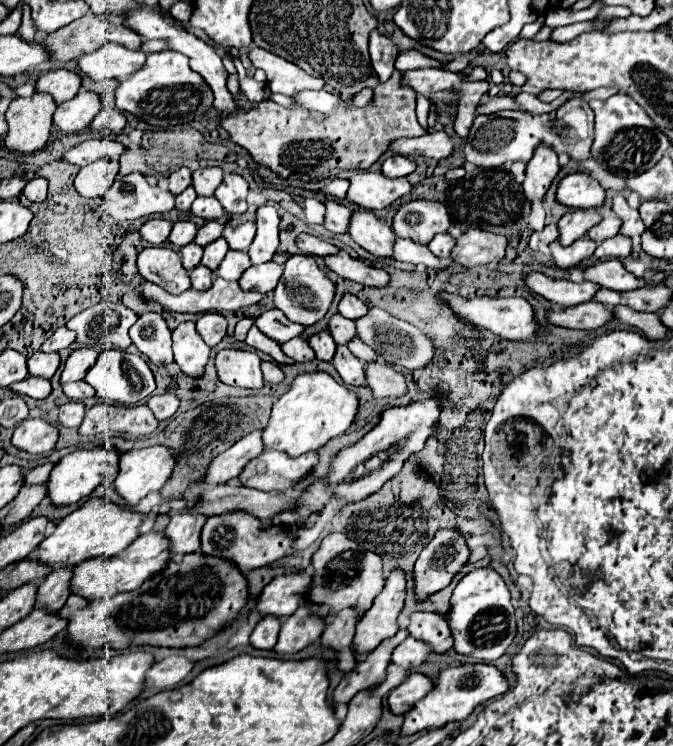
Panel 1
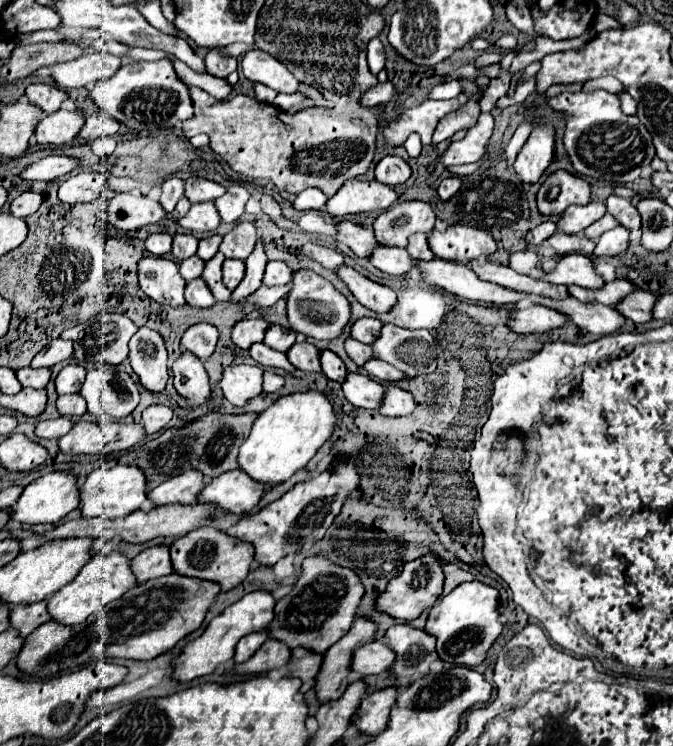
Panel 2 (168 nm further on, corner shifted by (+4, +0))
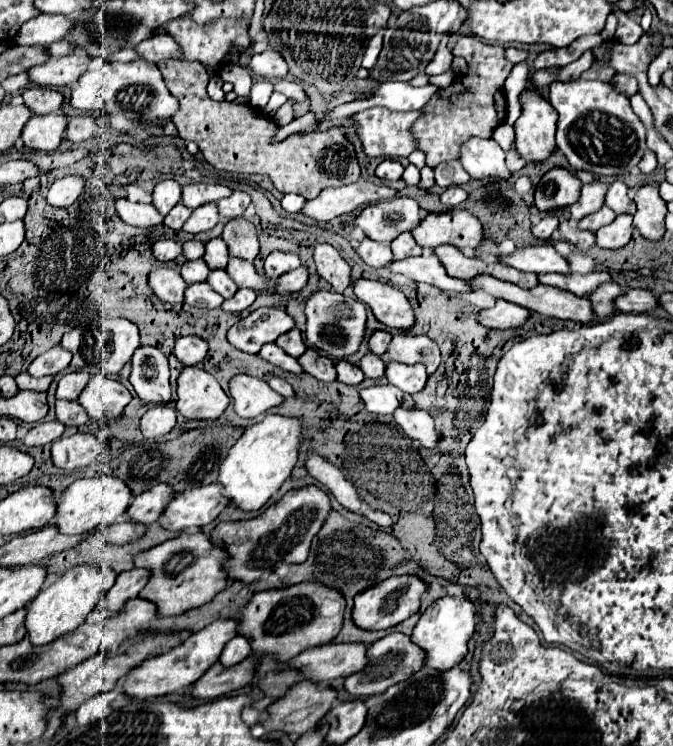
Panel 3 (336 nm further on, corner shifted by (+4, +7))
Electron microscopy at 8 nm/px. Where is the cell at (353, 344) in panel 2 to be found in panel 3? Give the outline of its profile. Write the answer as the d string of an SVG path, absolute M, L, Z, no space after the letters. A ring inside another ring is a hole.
M374 353L366 355L366 357L360 361L360 369L364 371L364 375L366 375L368 379L374 379L374 381L384 375L384 363L382 363L380 357L374 355Z

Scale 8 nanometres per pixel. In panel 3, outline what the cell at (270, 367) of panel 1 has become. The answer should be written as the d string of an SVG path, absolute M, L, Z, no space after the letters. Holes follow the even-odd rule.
M272 377L272 379L268 381L268 385L270 385L276 393L280 393L282 397L294 397L294 389L292 389L290 383L284 381L282 377Z

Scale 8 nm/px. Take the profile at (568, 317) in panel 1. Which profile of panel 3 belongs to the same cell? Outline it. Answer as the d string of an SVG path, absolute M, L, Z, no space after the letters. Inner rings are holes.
M498 299L494 307L482 309L478 313L478 323L486 329L514 329L520 327L528 319L528 315L528 309Z

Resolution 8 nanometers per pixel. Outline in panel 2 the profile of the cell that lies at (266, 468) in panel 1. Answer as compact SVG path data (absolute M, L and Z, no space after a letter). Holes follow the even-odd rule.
M236 468L232 472L224 472L224 476L216 476L216 480L200 492L198 500L216 504L220 512L242 514L250 512L270 488L270 484L260 484Z

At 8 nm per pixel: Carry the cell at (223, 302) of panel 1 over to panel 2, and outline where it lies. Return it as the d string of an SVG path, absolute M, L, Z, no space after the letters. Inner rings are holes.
M288 284L286 286L274 286L274 288L260 286L252 296L248 296L248 300L242 300L242 304L256 304L260 308L268 308L274 302L278 302L280 298L284 298L288 290L290 290Z

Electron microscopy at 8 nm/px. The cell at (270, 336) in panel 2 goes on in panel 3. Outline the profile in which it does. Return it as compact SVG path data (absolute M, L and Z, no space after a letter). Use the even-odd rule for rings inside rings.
M292 329L292 331L288 331L288 333L284 333L278 341L276 341L276 345L280 347L280 349L284 349L290 357L294 357L294 359L298 359L304 351L306 351L306 343L302 341L302 333L300 333L300 329Z

